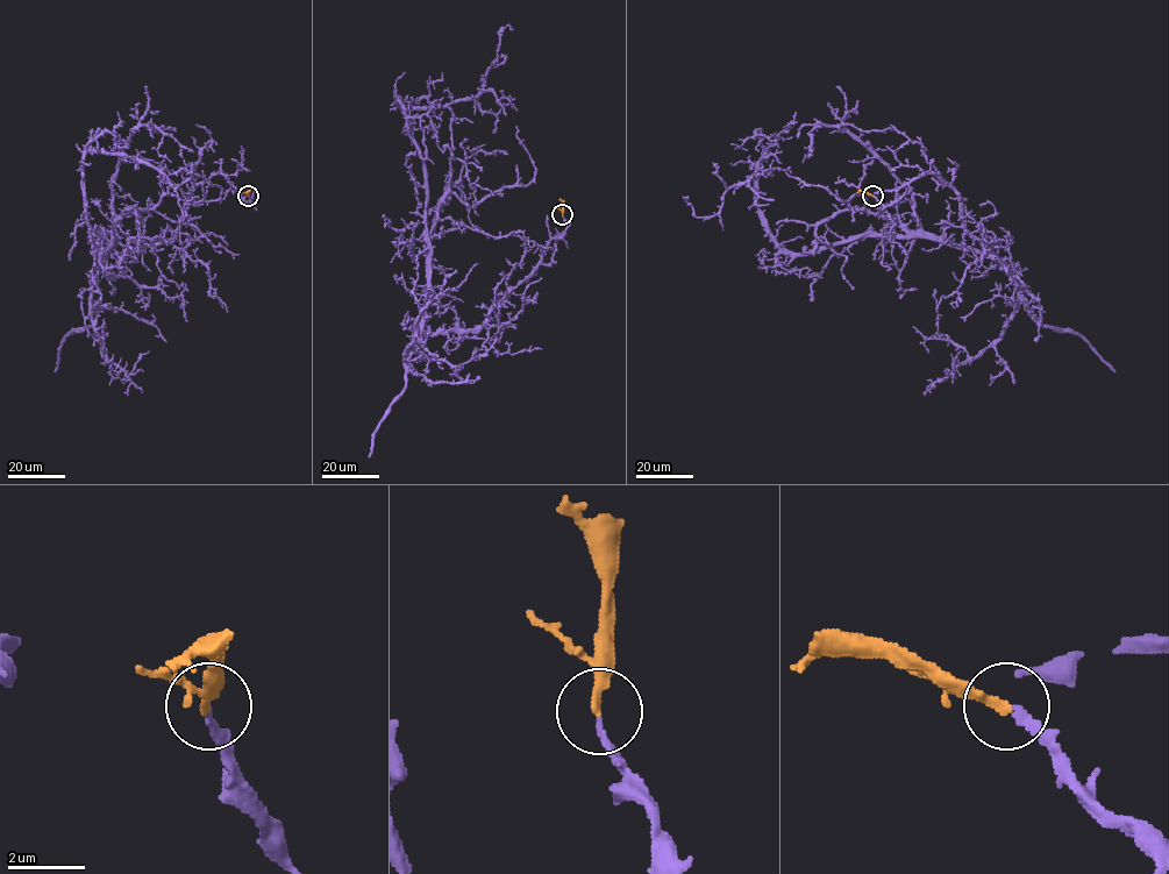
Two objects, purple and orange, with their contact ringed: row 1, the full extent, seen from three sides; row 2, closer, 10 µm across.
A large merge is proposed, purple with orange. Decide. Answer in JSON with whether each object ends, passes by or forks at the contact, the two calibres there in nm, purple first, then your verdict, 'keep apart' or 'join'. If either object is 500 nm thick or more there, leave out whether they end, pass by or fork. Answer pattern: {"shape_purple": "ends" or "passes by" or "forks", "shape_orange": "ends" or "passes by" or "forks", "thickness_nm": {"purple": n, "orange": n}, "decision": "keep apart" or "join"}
{"shape_purple": "ends", "shape_orange": "ends", "thickness_nm": {"purple": 190, "orange": 240}, "decision": "join"}

